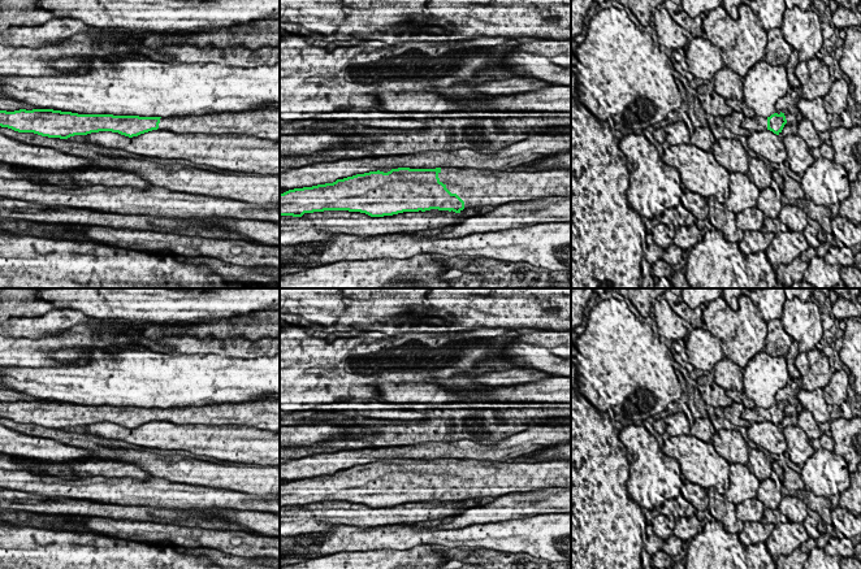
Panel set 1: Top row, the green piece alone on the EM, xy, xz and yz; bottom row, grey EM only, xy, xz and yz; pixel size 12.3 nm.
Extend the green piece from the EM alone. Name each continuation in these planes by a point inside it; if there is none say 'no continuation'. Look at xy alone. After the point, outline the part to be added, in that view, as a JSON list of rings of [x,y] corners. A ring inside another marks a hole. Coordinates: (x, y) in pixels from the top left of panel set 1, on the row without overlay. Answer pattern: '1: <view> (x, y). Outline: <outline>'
1: xy (264, 413). Outline: [[[273,398],[243,403],[160,409],[157,421],[174,425],[248,426],[280,433],[280,400]]]

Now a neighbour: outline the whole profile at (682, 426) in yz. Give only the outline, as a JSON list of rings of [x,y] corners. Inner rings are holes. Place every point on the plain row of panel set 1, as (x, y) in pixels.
[[[676,412],[675,414],[669,414],[665,418],[665,422],[667,425],[666,433],[671,436],[691,434],[691,426],[689,426],[688,418],[685,417],[685,414],[683,412]]]

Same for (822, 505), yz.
[[[799,490],[796,495],[801,501],[804,501],[809,509],[817,512],[822,521],[826,524],[832,522],[831,517],[831,501],[828,498],[817,496],[810,490]]]

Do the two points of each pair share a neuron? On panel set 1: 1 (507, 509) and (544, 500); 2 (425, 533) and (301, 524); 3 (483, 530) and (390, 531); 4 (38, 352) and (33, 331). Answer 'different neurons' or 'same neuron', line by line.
1: same neuron
2: different neurons
3: same neuron
4: different neurons

